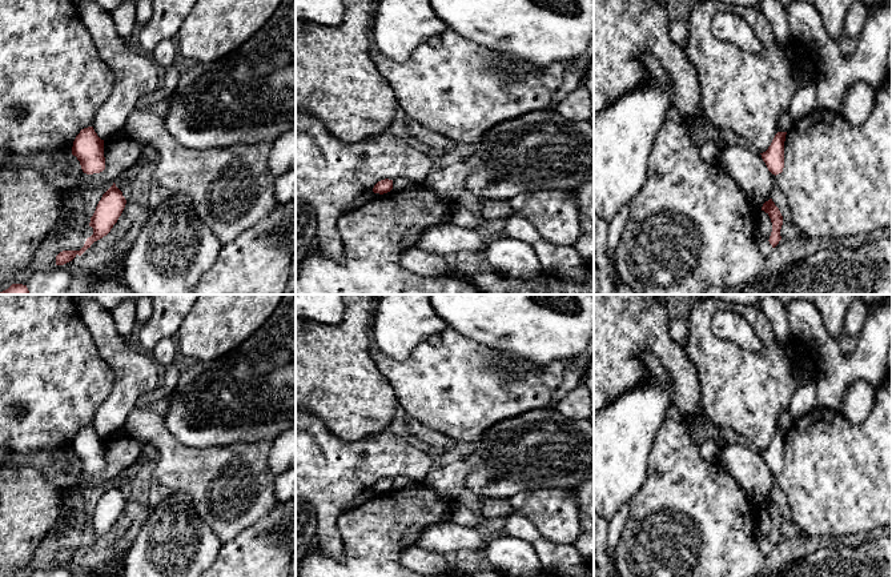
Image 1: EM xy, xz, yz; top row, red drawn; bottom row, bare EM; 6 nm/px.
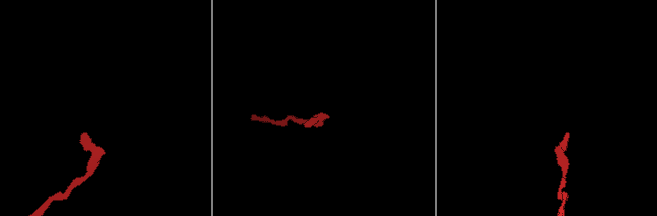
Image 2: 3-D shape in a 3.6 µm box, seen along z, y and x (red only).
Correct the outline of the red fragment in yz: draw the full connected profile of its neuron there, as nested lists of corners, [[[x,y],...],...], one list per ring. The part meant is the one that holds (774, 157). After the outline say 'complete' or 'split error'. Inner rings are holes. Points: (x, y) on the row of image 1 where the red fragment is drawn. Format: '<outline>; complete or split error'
[[[778,132],[768,147],[768,149],[762,155],[763,161],[766,163],[768,171],[772,175],[779,175],[784,168],[784,141],[787,132]]]; complete

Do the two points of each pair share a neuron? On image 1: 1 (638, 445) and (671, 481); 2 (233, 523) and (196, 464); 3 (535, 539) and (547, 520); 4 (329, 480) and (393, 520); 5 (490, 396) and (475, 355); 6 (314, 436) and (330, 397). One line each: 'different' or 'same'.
1: different
2: same
3: different
4: different
5: same
6: different

